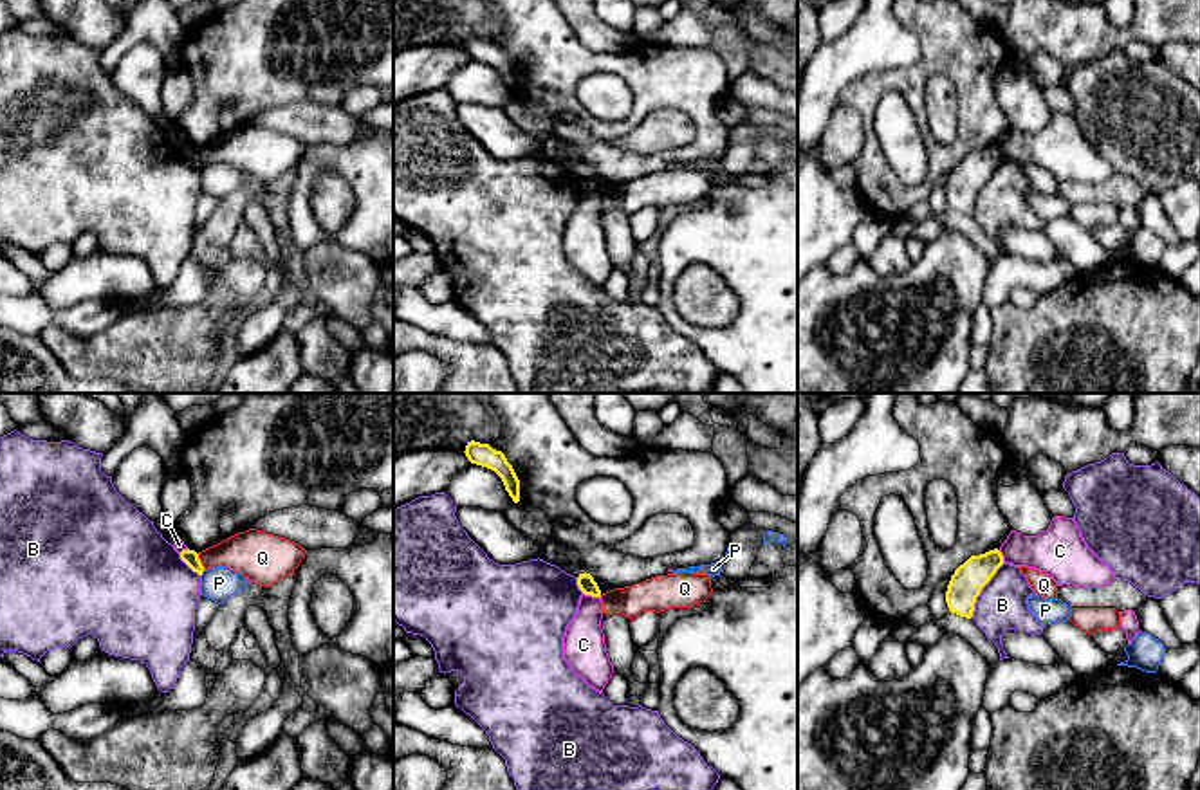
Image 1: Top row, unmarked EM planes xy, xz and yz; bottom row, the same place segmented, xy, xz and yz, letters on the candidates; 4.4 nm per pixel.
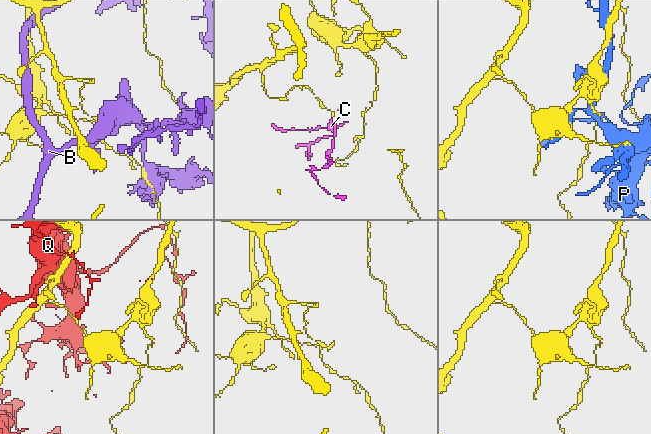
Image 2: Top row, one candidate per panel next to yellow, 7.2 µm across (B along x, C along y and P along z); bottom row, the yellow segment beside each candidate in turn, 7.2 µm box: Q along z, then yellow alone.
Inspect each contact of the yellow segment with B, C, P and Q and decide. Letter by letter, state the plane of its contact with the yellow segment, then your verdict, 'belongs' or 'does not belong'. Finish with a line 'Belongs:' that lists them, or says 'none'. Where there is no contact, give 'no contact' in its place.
B: yz | does not belong
C: xz | does not belong
P: xy | does not belong
Q: xy | does not belong
Belongs: none

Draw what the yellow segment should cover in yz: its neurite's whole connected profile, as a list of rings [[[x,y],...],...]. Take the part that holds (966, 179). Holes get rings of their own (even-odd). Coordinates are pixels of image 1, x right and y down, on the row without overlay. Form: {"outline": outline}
{"outline": [[[998,144],[980,152],[971,152],[960,161],[951,171],[946,188],[949,207],[971,215],[976,193],[1002,161],[1003,152]]]}

